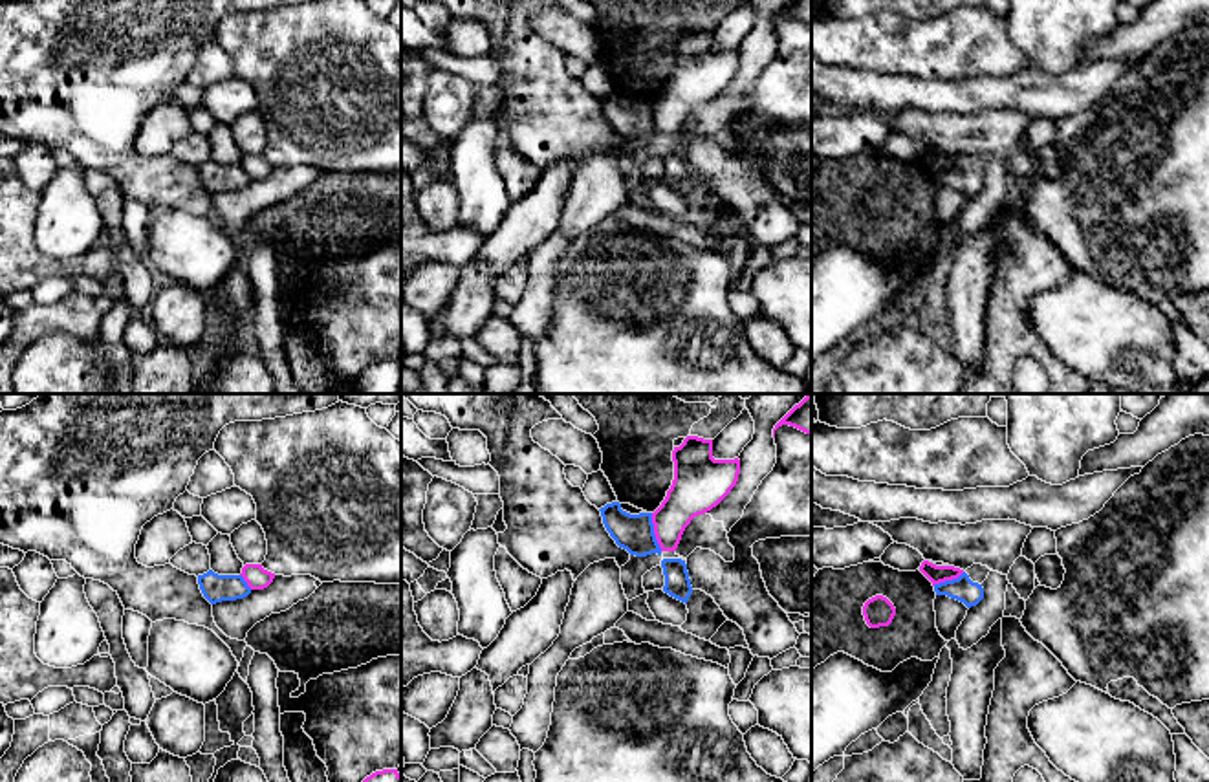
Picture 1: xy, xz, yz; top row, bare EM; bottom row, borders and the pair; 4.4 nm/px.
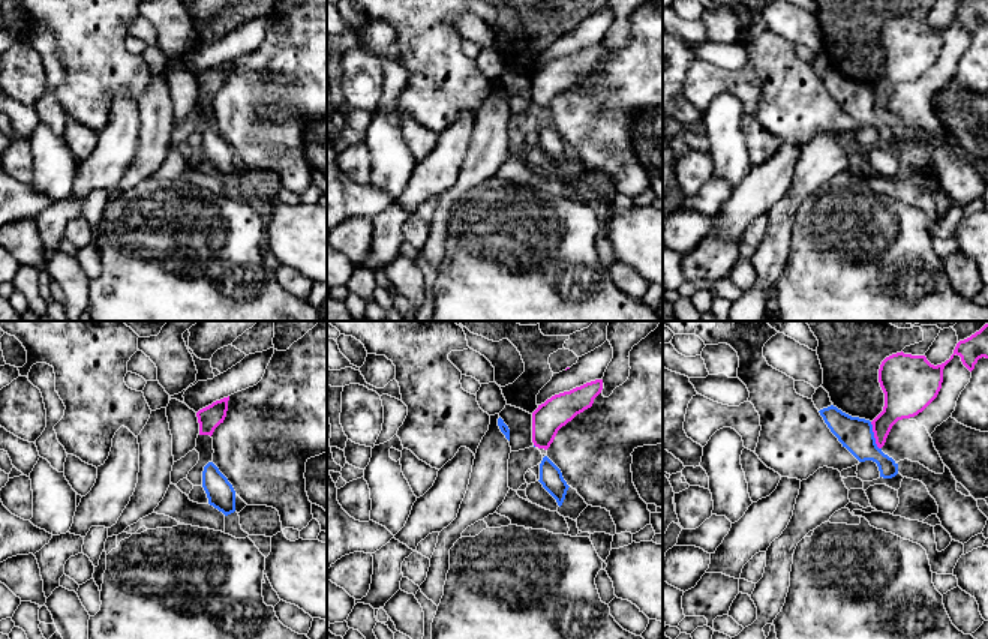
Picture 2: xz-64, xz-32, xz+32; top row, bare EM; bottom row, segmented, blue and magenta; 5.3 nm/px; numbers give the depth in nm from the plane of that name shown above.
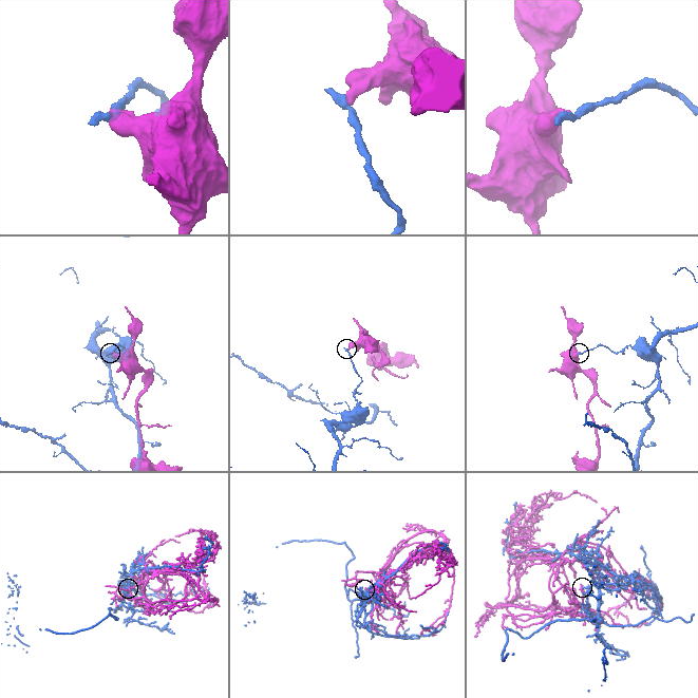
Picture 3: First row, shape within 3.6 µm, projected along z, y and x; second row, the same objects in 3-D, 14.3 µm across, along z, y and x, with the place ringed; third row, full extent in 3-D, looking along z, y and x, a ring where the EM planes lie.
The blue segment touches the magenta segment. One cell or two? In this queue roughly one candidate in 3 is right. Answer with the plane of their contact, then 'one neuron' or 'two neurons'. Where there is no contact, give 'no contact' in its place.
meets blue in xz; two neurons

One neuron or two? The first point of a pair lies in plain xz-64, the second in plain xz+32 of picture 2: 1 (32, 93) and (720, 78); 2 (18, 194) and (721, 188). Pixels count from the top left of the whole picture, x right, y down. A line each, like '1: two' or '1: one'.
1: one
2: one

